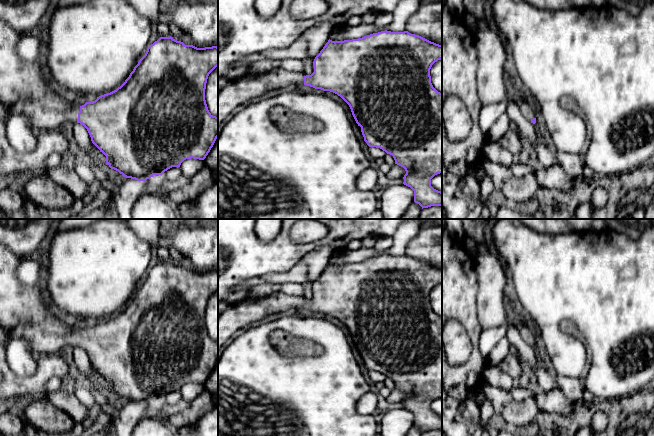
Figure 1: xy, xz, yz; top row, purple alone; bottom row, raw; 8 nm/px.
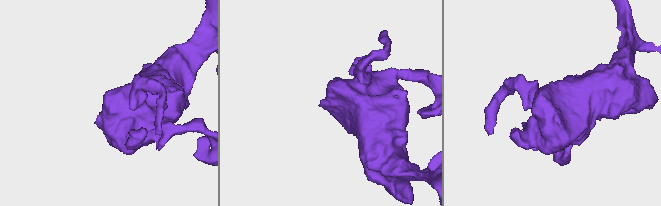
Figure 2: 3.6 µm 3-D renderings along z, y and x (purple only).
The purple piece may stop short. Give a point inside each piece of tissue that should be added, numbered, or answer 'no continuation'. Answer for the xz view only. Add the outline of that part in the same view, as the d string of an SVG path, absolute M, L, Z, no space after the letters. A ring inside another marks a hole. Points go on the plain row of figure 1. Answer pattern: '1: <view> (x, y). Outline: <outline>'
1: xz (238, 315). Outline: M277 291L229 305L218 316L218 350L236 331L248 324L289 309L304 309L304 300L299 296Z

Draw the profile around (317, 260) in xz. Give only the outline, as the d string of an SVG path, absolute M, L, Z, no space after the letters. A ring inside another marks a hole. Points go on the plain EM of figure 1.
M321 246L302 258L302 261L307 266L307 281L315 283L328 266L333 253L333 249L329 246Z

